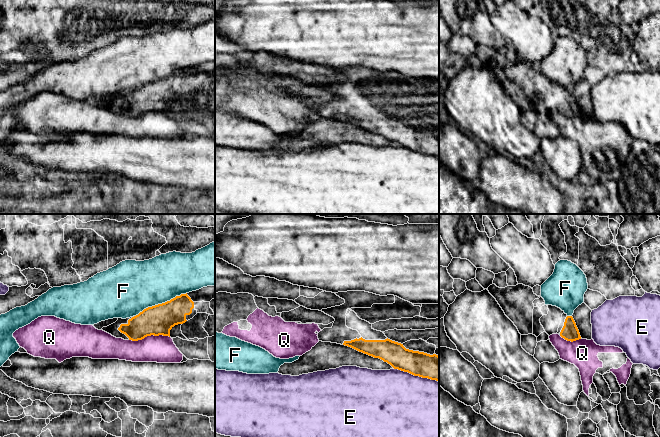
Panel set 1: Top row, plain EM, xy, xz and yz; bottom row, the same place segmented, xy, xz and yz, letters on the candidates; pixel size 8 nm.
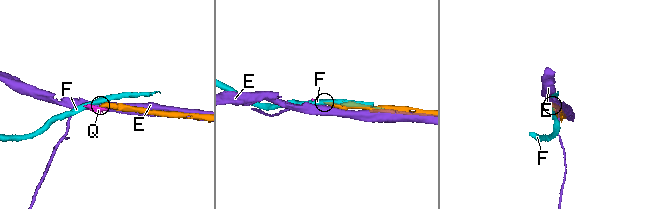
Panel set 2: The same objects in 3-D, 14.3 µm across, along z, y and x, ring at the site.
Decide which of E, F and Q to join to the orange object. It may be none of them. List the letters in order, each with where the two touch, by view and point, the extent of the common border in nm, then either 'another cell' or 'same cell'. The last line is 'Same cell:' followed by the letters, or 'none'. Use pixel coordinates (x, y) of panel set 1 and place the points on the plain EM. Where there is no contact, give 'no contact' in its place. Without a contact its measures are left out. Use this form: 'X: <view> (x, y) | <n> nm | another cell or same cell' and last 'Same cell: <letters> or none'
E: xz (416, 151) | 380 nm | another cell
F: xy (160, 80) | 460 nm | another cell
Q: xy (149, 111) | 320 nm | another cell
Same cell: none

